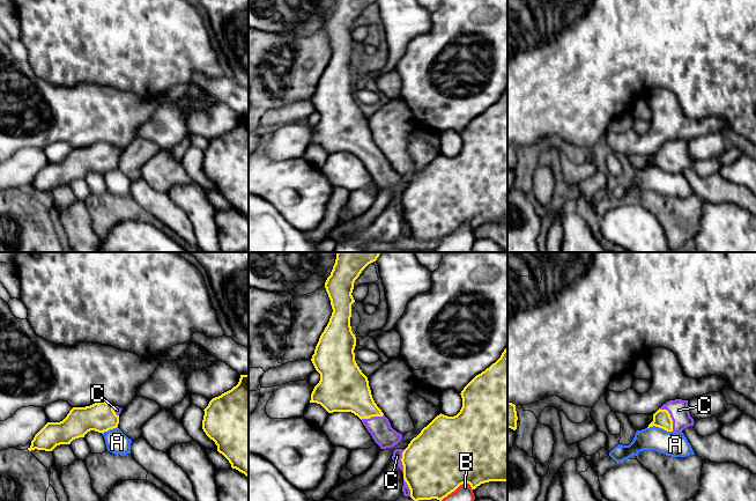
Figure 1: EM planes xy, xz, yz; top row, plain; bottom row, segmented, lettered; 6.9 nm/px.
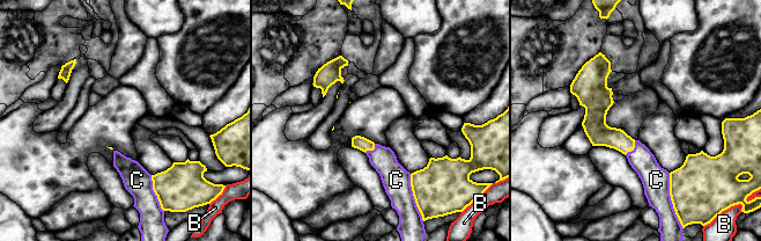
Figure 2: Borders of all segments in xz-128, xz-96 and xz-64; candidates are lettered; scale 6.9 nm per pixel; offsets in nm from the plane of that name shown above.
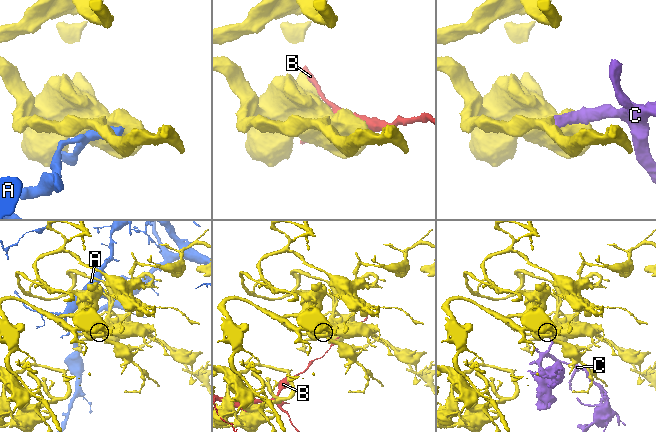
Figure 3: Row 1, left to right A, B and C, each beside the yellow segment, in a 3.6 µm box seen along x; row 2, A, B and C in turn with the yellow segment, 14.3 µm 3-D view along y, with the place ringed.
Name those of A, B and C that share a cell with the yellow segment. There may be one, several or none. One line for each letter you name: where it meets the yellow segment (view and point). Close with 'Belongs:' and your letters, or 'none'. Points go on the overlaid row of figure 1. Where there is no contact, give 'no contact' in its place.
C: meets yellow in yz at (669, 417)
Belongs: C

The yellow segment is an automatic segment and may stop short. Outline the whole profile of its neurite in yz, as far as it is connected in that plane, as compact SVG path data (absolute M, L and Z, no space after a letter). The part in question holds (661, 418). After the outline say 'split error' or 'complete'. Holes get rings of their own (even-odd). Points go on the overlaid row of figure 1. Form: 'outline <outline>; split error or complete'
outline M675 399L664 404L654 414L650 427L659 427L667 432L682 432L689 426L694 426L690 417L688 400Z; split error

